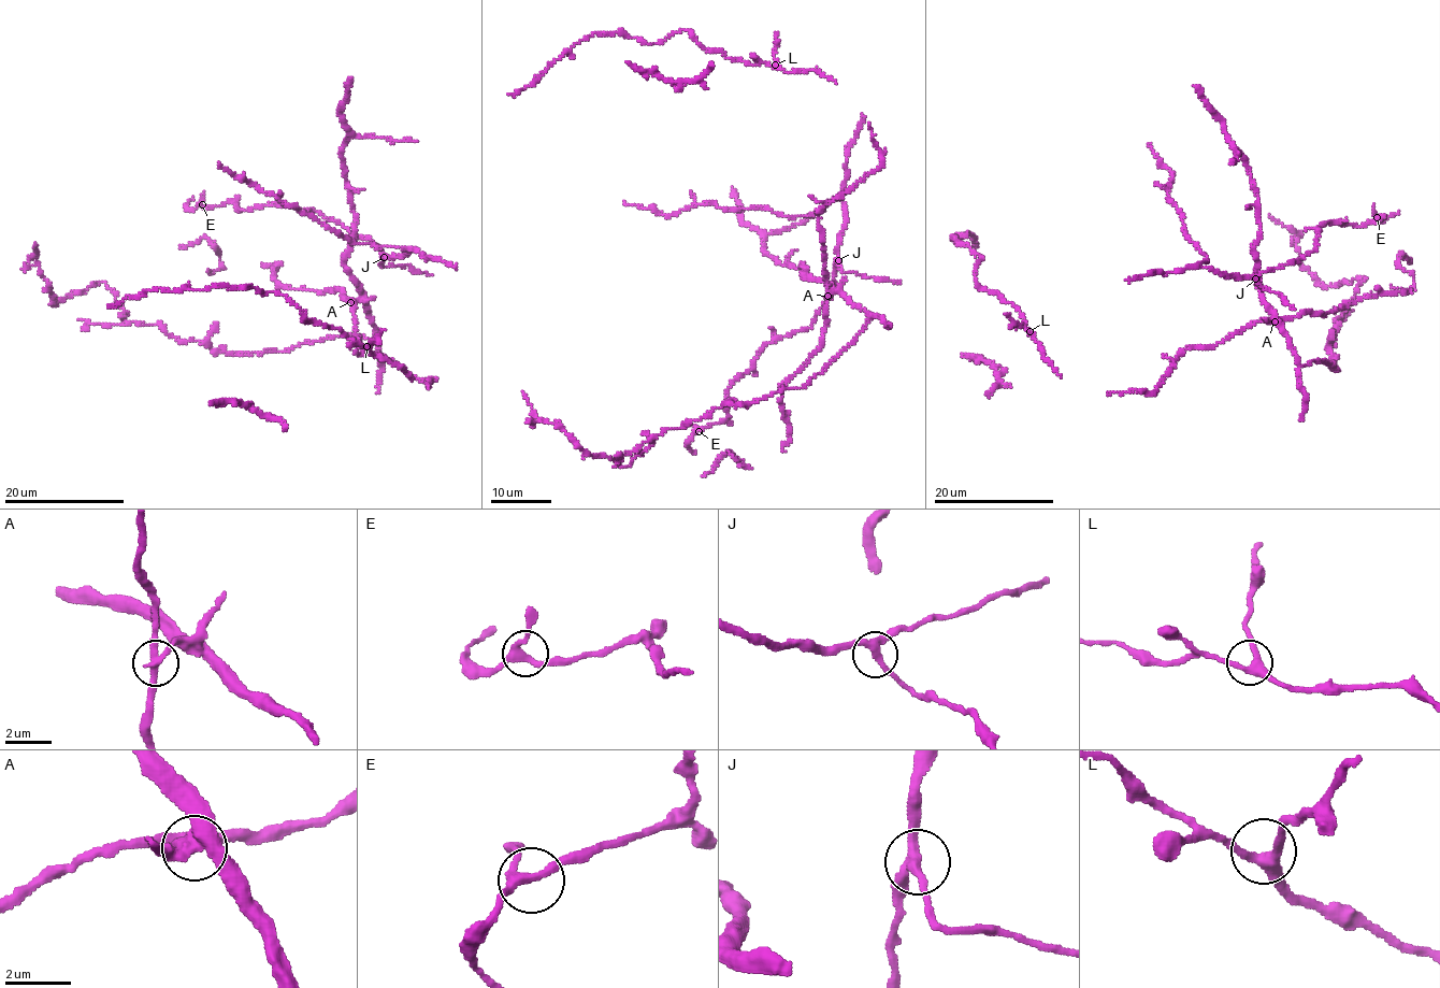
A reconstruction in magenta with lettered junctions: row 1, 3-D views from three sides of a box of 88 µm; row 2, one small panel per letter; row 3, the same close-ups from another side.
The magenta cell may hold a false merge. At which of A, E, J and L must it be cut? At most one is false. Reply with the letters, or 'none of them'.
A

